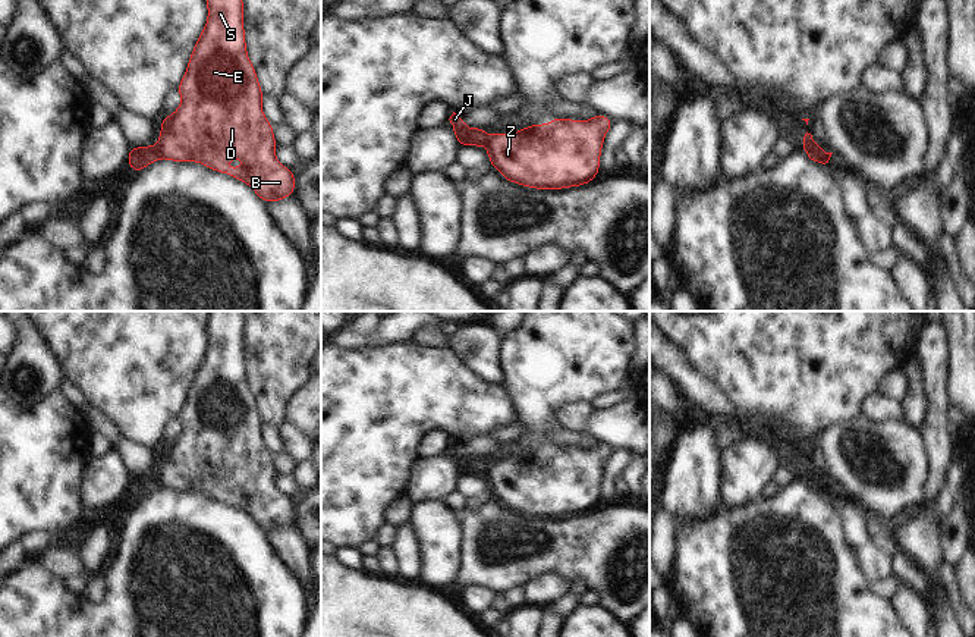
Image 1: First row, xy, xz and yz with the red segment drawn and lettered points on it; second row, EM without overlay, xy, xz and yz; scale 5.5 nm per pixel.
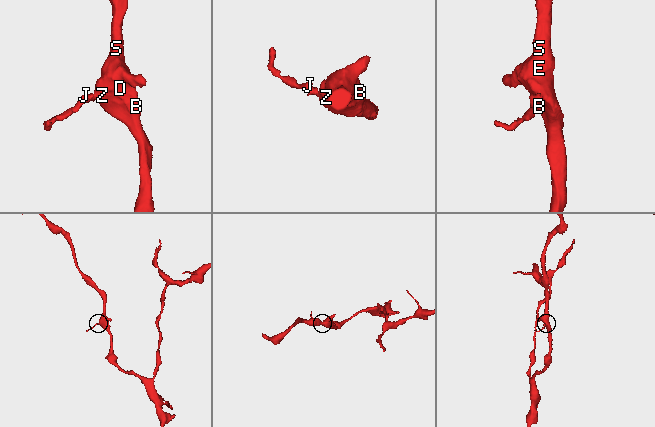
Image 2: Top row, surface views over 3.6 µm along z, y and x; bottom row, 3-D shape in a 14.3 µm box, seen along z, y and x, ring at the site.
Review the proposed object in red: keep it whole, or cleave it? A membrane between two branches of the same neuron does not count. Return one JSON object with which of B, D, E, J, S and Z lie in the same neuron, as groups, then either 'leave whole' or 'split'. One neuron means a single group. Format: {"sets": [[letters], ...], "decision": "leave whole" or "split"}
{"sets": [["B", "D", "E", "S", "Z"], ["J"]], "decision": "split"}

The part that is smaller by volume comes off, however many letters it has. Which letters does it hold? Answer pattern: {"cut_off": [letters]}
{"cut_off": ["J"]}

